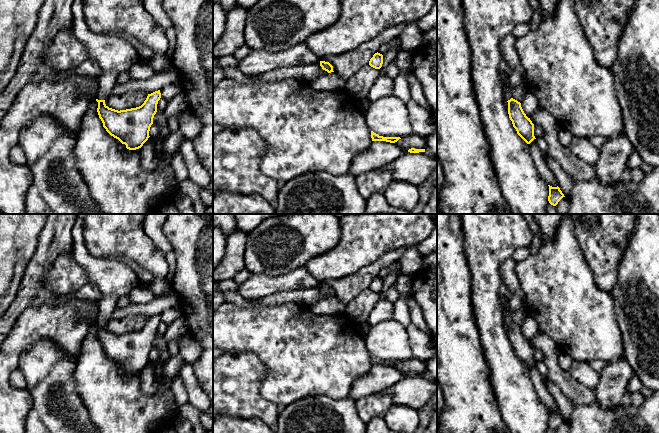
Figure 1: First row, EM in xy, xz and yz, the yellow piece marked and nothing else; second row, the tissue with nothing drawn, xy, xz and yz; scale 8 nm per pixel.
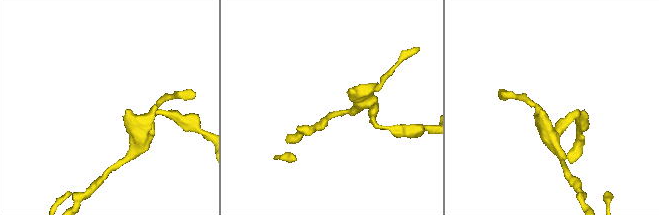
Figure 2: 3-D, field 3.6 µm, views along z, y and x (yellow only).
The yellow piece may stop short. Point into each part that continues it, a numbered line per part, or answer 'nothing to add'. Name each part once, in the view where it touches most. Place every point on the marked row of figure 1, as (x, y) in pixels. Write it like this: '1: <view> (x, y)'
1: xy (114, 55)

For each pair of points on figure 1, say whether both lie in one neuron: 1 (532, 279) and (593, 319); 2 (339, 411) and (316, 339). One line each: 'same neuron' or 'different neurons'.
1: same neuron
2: different neurons

